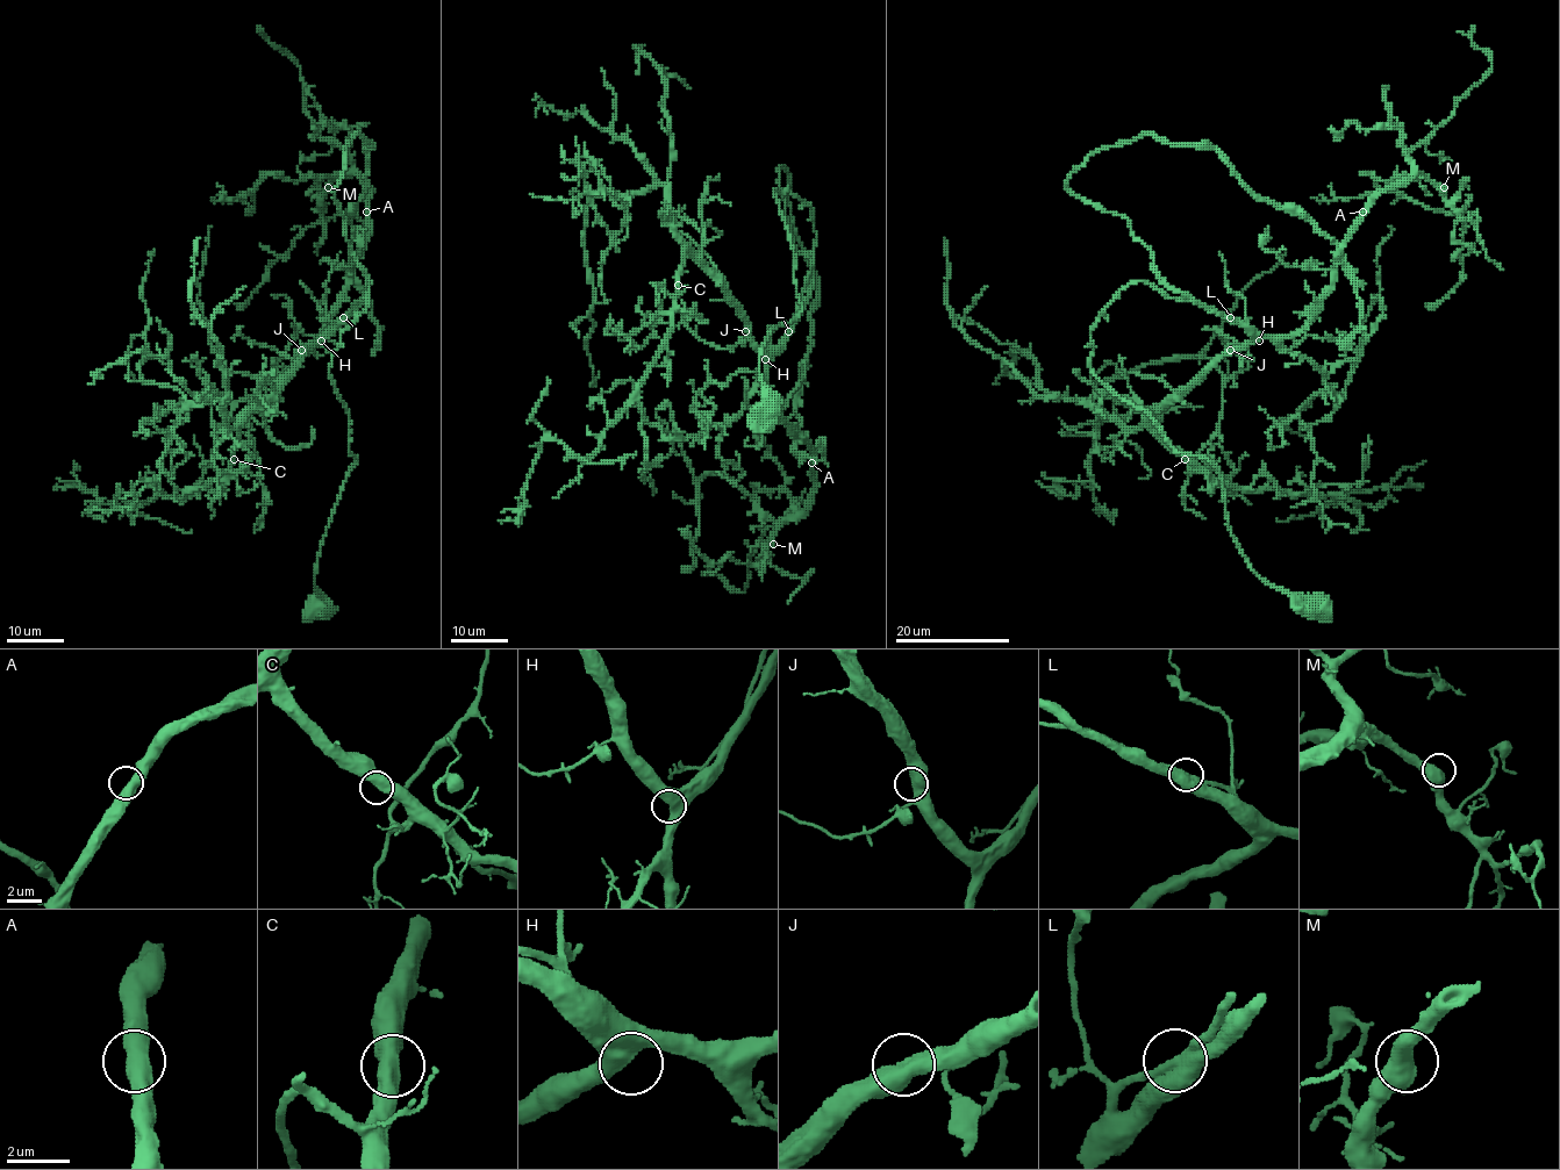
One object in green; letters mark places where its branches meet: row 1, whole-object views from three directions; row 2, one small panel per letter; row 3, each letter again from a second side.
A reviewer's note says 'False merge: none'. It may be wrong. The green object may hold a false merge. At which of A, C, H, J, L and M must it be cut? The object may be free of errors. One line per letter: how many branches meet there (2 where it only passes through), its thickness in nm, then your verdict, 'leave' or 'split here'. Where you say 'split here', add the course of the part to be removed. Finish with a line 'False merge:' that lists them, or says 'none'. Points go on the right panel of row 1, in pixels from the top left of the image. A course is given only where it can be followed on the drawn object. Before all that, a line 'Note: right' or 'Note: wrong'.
Note: right
A: 2 branches meet; 550 nm thick; leave
C: 2 branches meet; 500 nm thick; leave
H: 2 branches meet; 550 nm thick; leave
J: 2 branches meet; 550 nm thick; leave
L: 2 branches meet; 550 nm thick; leave
M: 2 branches meet; 550 nm thick; leave
False merge: none

